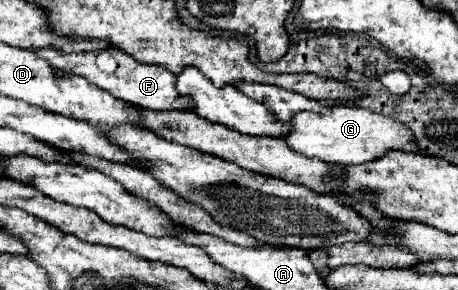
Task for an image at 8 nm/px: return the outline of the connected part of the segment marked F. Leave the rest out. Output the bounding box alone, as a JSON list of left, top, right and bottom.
[40,49,194,111]

